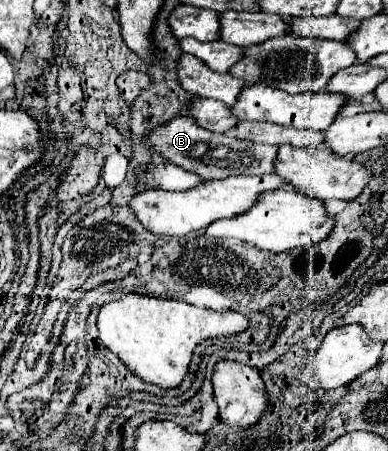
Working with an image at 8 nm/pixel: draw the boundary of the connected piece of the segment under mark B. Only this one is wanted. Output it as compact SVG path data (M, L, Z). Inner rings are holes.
M174 118L168 124L156 128L146 138L146 146L158 150L164 160L182 166L188 172L196 172L204 180L220 180L228 176L254 176L254 174L274 174L278 146L256 144L248 140L240 140L232 134L212 134L196 124L194 118Z

